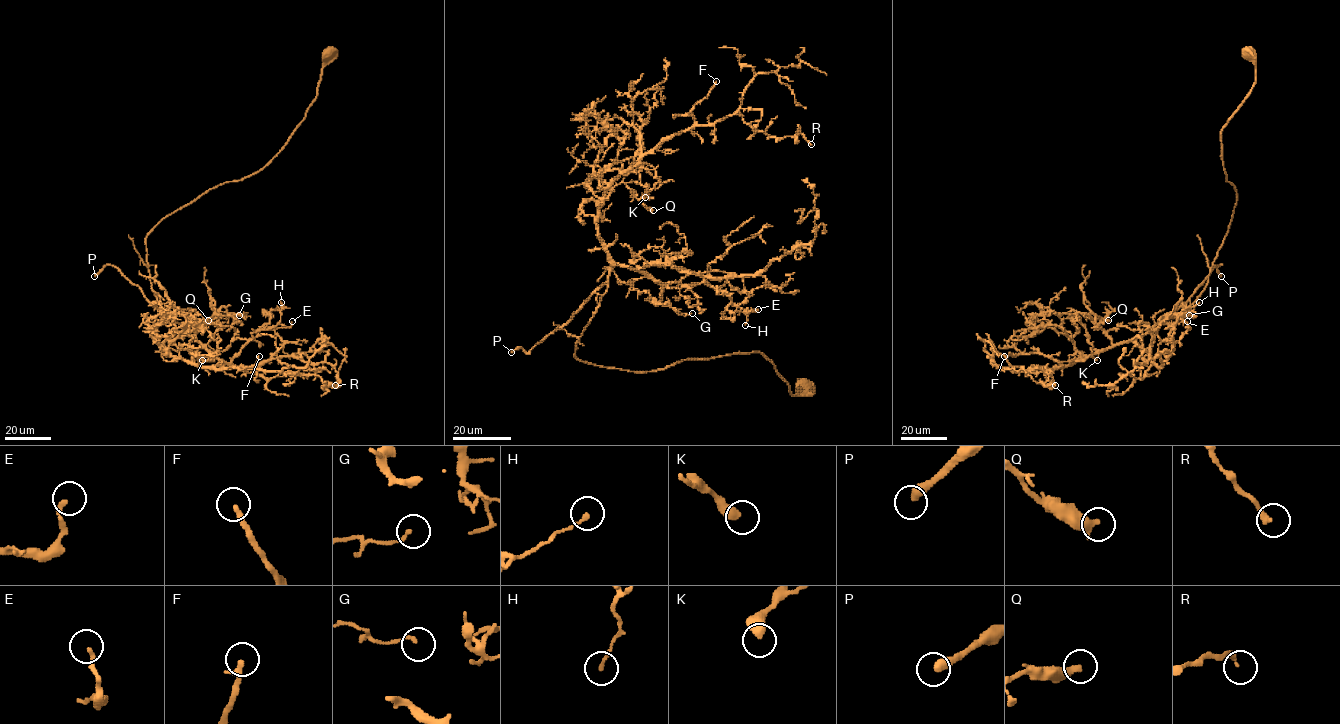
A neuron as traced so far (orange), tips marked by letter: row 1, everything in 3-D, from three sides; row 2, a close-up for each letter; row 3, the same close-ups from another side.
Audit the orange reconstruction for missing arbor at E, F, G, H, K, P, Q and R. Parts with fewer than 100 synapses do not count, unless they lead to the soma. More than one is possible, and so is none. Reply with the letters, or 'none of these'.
P

